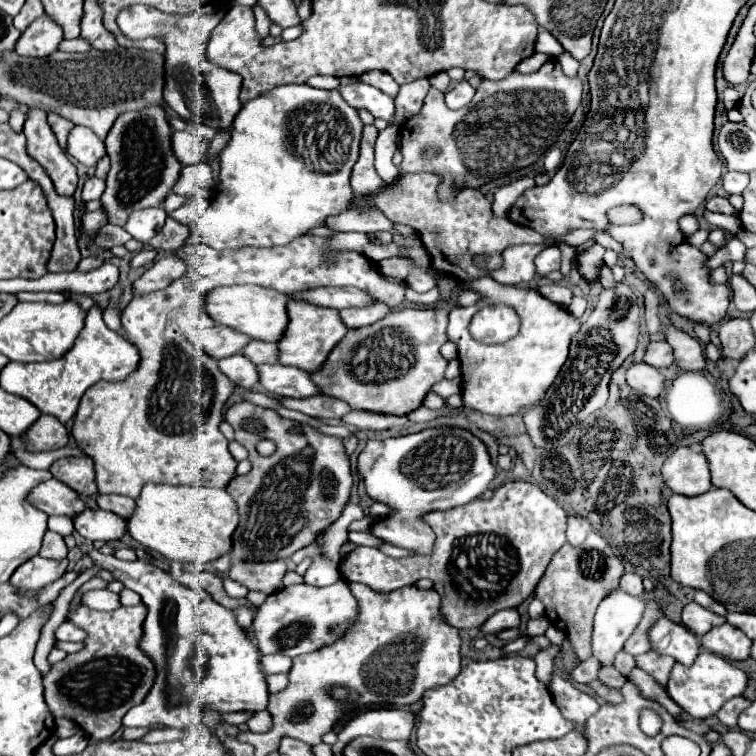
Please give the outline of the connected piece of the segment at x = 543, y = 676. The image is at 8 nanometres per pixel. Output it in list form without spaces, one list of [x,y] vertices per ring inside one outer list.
[[[551,646],[549,650],[539,650],[539,654],[535,656],[537,662],[537,678],[549,688],[549,680],[553,678],[553,660],[559,654],[557,646]]]

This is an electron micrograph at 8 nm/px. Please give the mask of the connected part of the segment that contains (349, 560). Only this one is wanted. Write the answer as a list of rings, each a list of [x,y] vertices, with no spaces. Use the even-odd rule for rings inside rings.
[[[521,480],[507,482],[501,488],[497,488],[491,500],[475,498],[471,504],[451,508],[447,512],[431,512],[425,516],[425,520],[429,522],[429,526],[433,526],[437,534],[433,552],[429,556],[395,560],[375,548],[357,546],[341,560],[339,572],[347,582],[361,582],[377,592],[391,592],[395,588],[415,584],[421,578],[429,578],[433,580],[433,590],[441,596],[441,614],[445,616],[445,622],[453,624],[459,630],[481,626],[491,614],[505,608],[517,608],[521,602],[525,602],[533,594],[537,582],[541,580],[553,552],[557,552],[557,548],[565,544],[567,528],[565,510],[547,494],[543,494],[539,486]]]

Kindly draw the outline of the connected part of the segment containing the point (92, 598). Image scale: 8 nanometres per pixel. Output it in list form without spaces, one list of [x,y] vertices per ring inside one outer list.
[[[89,590],[85,592],[83,600],[81,600],[87,608],[93,610],[101,610],[101,612],[109,612],[109,610],[117,610],[119,604],[119,596],[115,592],[109,590]]]

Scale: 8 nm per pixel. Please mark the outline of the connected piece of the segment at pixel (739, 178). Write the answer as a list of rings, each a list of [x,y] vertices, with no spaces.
[[[727,172],[723,176],[723,188],[727,194],[741,194],[749,184],[749,176],[741,172]]]

